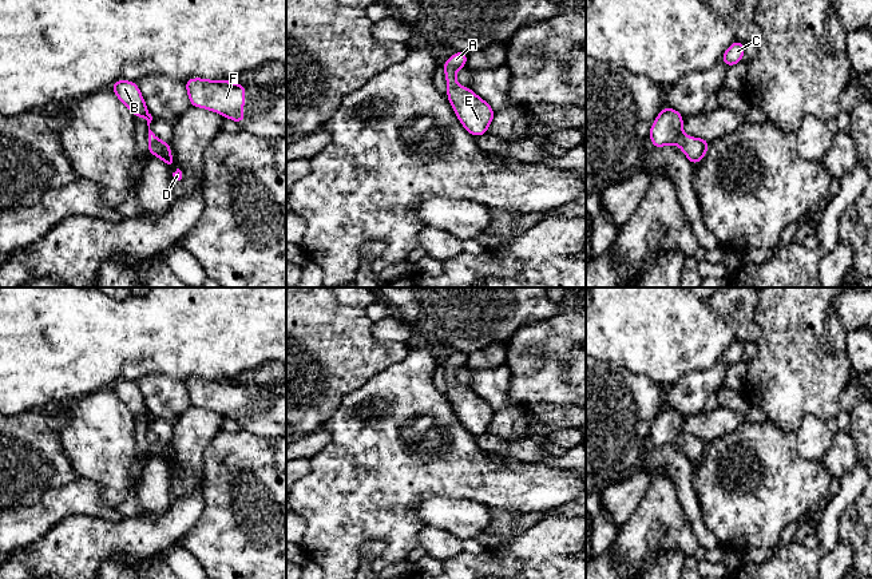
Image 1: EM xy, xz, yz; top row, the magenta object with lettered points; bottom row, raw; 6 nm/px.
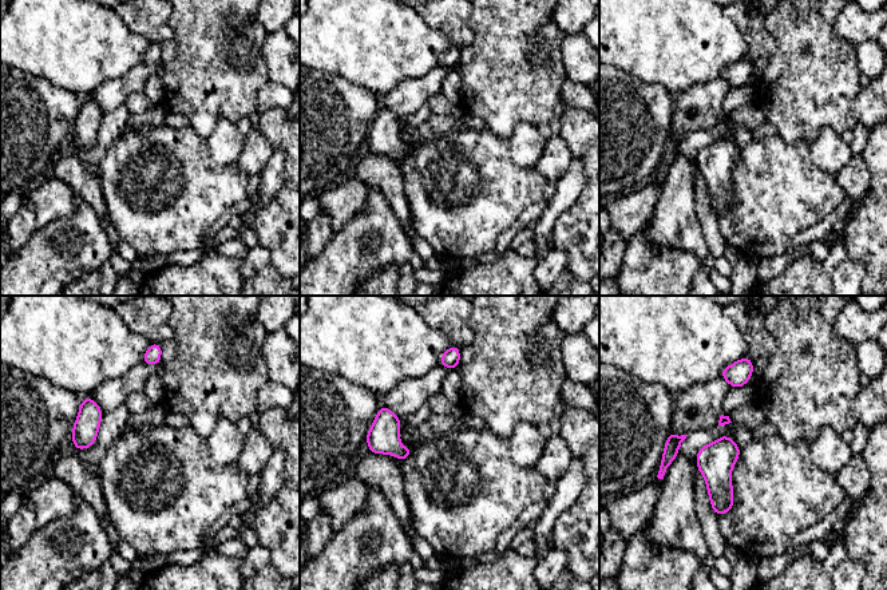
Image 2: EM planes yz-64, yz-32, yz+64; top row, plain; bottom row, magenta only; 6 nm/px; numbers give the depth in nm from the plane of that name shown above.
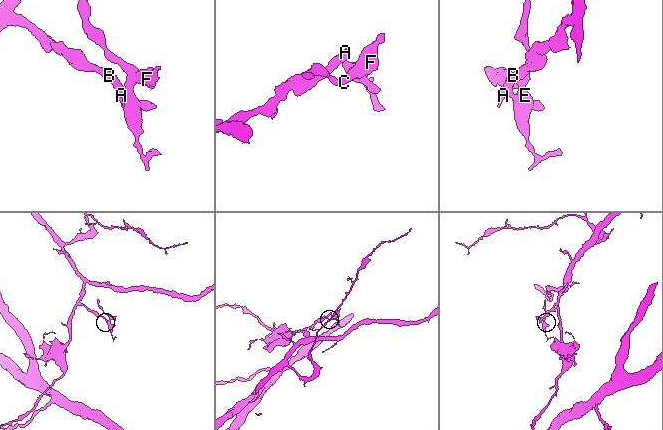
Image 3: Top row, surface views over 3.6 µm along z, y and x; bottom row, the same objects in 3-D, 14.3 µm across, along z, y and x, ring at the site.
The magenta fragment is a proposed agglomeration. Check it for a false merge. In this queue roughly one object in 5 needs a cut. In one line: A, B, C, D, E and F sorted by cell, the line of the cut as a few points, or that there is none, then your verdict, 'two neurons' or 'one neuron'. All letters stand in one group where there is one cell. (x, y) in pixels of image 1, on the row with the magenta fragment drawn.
A B C D E F; no cut; one neuron

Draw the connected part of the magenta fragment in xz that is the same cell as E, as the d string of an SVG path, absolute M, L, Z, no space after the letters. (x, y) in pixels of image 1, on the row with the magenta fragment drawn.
M457 51L443 64L448 84L447 98L463 127L472 136L487 134L488 126L495 118L492 107L479 98L471 88L460 87L456 82L456 71L465 67L468 53Z

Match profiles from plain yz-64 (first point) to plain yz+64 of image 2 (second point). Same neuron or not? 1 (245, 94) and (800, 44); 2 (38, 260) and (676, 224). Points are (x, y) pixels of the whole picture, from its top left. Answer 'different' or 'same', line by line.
1: same
2: same

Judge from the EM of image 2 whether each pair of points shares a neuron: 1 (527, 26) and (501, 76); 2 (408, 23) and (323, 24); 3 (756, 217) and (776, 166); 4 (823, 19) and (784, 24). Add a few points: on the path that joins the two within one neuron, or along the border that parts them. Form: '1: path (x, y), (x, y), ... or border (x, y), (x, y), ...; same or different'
1: path (517, 38), (517, 60), (513, 64); same
2: path (387, 24), (344, 24); same
3: path (768, 205), (776, 197), (776, 178); same
4: path (814, 19), (806, 24), (794, 24); same

